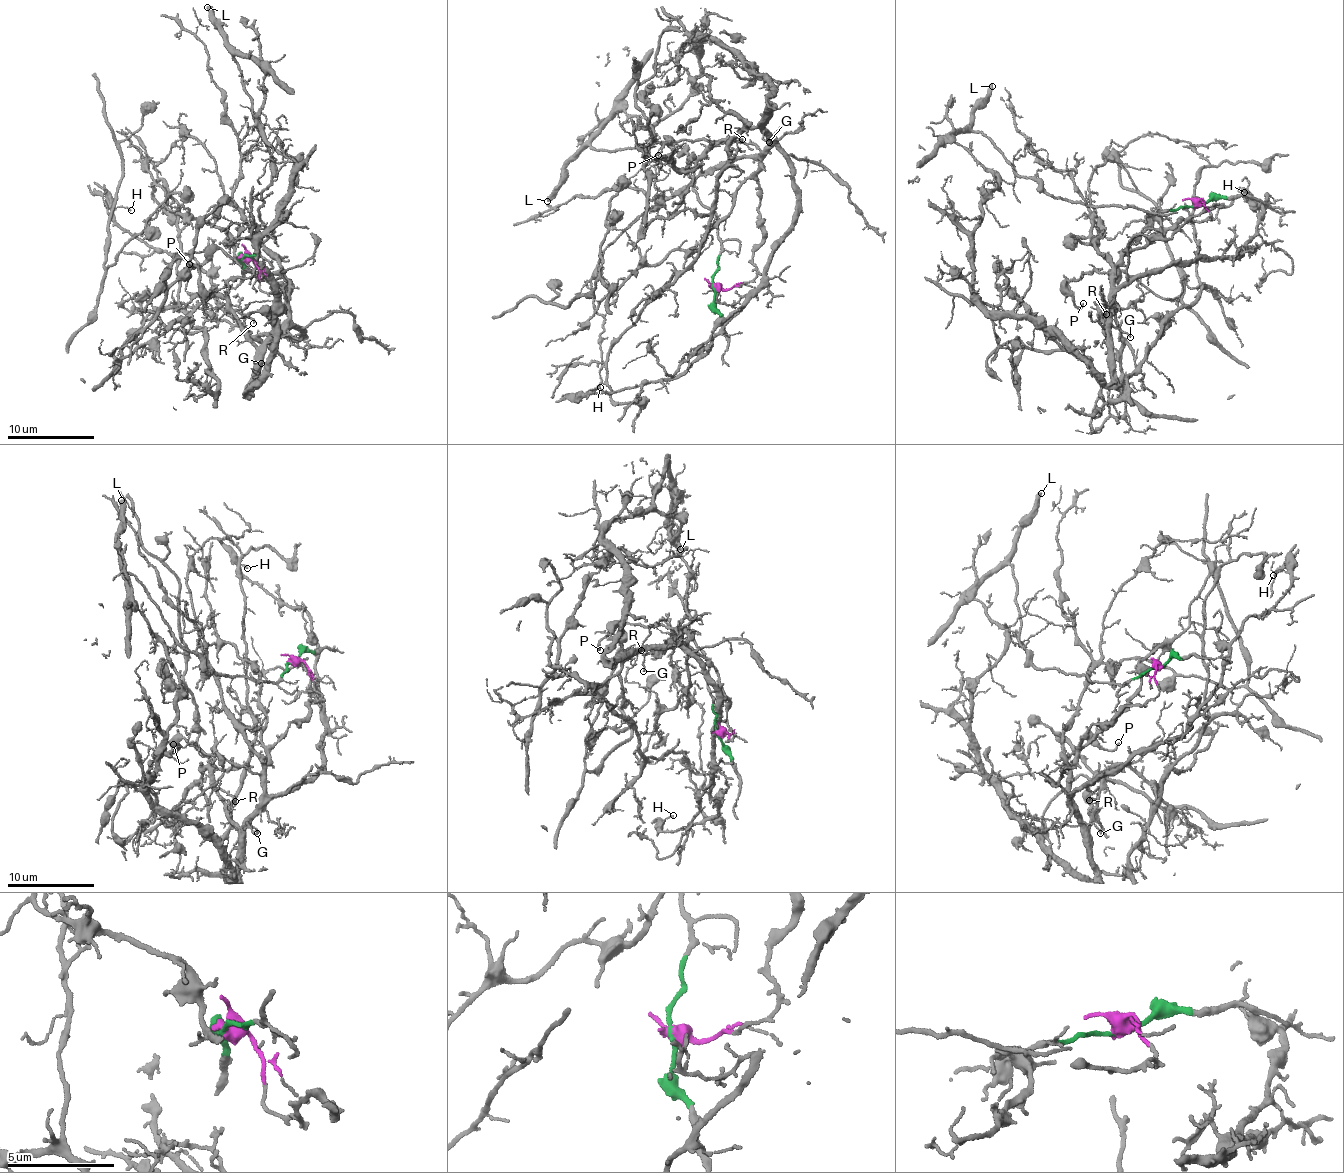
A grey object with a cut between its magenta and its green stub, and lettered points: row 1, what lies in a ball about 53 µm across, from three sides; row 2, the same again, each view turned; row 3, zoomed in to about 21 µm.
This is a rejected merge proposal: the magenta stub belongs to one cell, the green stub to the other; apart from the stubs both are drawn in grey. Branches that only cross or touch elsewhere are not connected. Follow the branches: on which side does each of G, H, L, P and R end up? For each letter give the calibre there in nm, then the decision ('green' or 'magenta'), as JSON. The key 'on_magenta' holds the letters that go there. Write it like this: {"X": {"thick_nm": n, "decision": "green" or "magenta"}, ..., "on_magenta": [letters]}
{"G": {"thick_nm": 120, "decision": "magenta"}, "H": {"thick_nm": 100, "decision": "magenta"}, "L": {"thick_nm": 400, "decision": "green"}, "P": {"thick_nm": 120, "decision": "magenta"}, "R": {"thick_nm": 130, "decision": "magenta"}, "on_magenta": ["G", "H", "P", "R"]}

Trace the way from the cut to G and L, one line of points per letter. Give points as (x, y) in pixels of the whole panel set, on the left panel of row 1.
G: (243, 258), (258, 268), (259, 289), (292, 287), (288, 327), (265, 345), (260, 364)
L: (243, 258), (260, 251), (269, 235), (258, 207), (274, 167), (256, 126), (234, 53), (213, 8), (207, 6)

